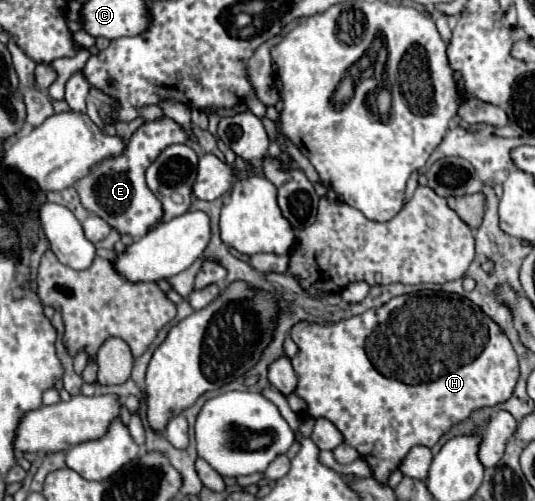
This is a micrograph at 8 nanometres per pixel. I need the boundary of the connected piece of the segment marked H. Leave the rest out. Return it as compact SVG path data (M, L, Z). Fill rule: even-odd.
M421 291L421 293L411 293L411 295L399 295L393 297L387 305L377 307L377 309L369 309L357 317L349 317L345 321L337 321L337 323L313 323L313 321L299 321L291 327L291 339L295 341L295 345L299 347L297 355L291 359L293 363L293 371L297 375L297 387L295 387L295 395L301 397L307 403L307 417L313 419L329 419L343 435L345 443L353 445L361 457L369 463L373 477L385 485L387 479L391 477L393 471L399 469L401 461L405 459L405 455L409 453L411 447L415 445L425 445L425 447L433 447L445 433L449 433L457 423L465 421L471 417L471 413L475 409L481 407L493 407L499 403L505 403L511 393L513 387L519 379L519 365L517 365L517 355L513 351L513 345L509 343L507 335L503 333L503 329L491 319L487 317L477 305L473 305L469 299L455 295L455 293L443 293L443 291Z

